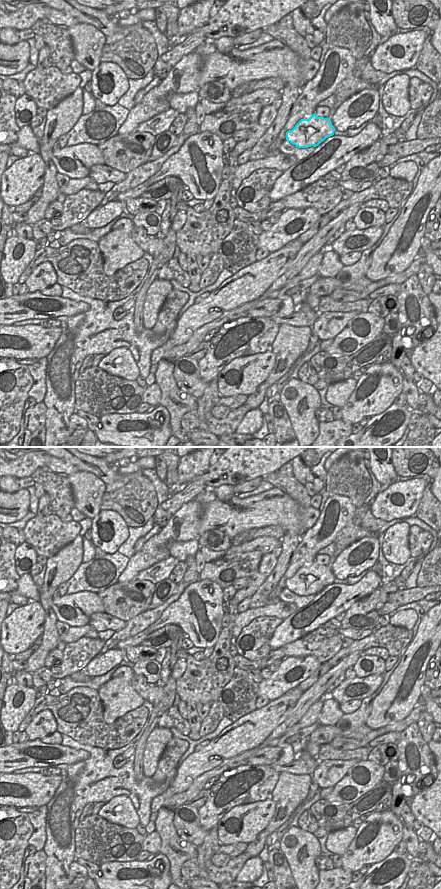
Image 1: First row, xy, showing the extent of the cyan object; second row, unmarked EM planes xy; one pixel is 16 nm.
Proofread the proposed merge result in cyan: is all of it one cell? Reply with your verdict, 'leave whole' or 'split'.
leave whole

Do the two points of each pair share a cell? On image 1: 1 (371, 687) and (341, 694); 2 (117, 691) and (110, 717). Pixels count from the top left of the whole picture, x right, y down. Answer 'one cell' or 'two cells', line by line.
1: one cell
2: one cell

